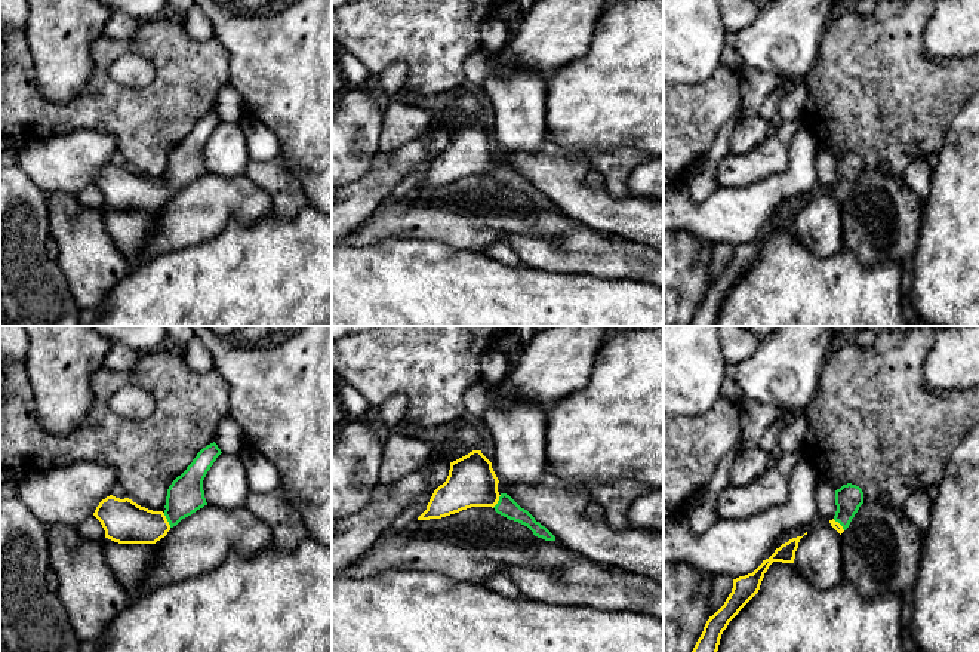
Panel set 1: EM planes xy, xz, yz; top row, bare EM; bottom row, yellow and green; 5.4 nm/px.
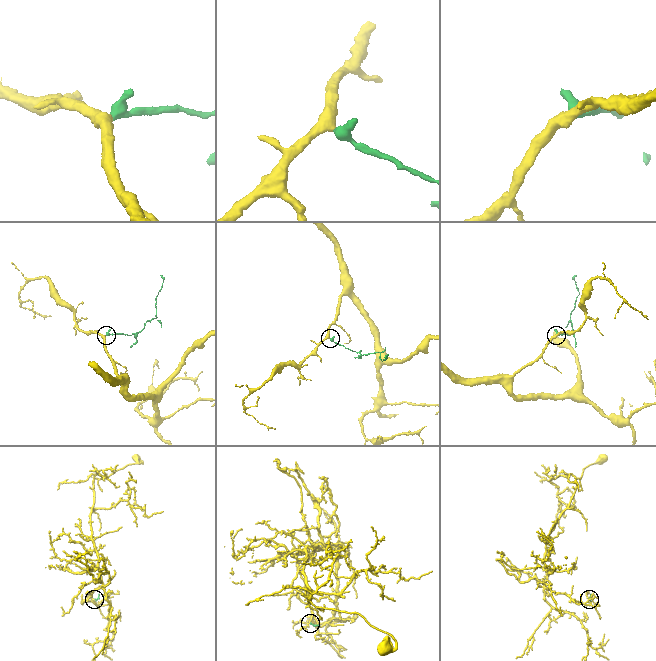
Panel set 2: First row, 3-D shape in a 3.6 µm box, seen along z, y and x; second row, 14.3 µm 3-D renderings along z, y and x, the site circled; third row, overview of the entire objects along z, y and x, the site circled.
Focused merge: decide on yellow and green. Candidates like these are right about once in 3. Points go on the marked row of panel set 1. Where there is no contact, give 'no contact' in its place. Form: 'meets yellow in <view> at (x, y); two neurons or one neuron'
meets yellow in xy at (166, 520); one neuron

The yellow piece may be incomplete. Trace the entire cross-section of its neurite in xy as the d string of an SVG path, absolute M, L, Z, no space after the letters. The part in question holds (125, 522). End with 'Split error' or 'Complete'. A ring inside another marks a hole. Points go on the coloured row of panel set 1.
M213 442L203 448L187 470L167 489L164 511L153 511L129 498L113 495L99 502L93 516L101 522L105 538L118 544L156 544L182 519L207 505L203 480L221 455Z. Split error

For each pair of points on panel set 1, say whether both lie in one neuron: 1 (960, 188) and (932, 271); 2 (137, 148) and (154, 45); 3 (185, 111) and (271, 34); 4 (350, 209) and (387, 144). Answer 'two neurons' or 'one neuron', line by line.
1: one neuron
2: one neuron
3: two neurons
4: two neurons

